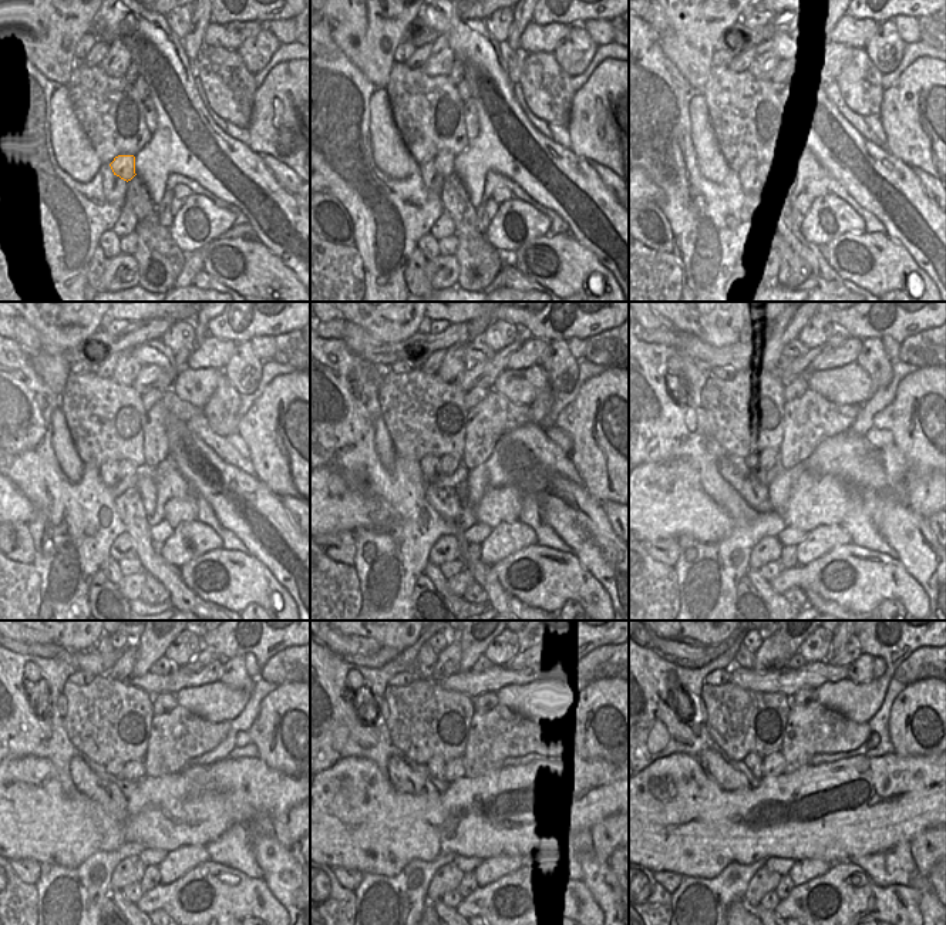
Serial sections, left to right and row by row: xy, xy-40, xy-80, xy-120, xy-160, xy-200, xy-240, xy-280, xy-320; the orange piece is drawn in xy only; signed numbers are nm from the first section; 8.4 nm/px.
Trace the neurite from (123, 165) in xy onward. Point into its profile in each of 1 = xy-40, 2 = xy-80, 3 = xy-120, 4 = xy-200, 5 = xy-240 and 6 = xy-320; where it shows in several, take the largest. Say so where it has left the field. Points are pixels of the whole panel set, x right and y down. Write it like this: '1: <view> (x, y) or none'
1: xy-40 (444, 161)
2: xy-80 (764, 155)
3: xy-120 (127, 468)
4: xy-200 (770, 457)
5: xy-240 (134, 770)
6: xy-320 (773, 764)

